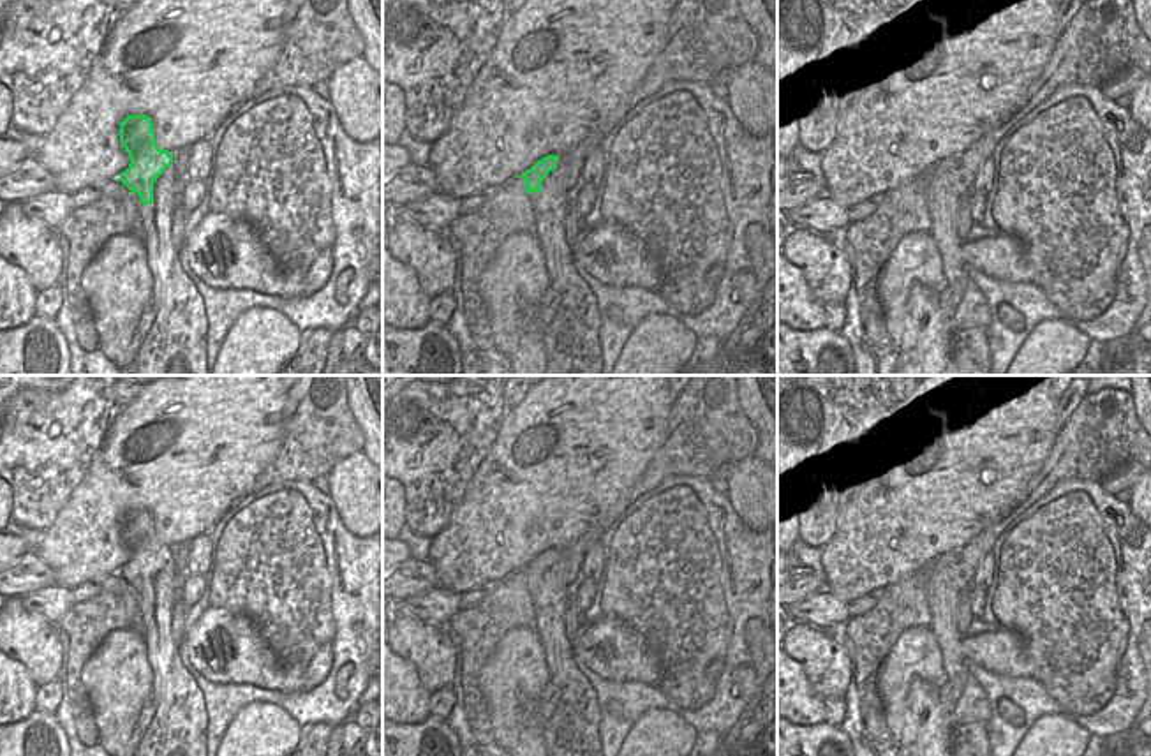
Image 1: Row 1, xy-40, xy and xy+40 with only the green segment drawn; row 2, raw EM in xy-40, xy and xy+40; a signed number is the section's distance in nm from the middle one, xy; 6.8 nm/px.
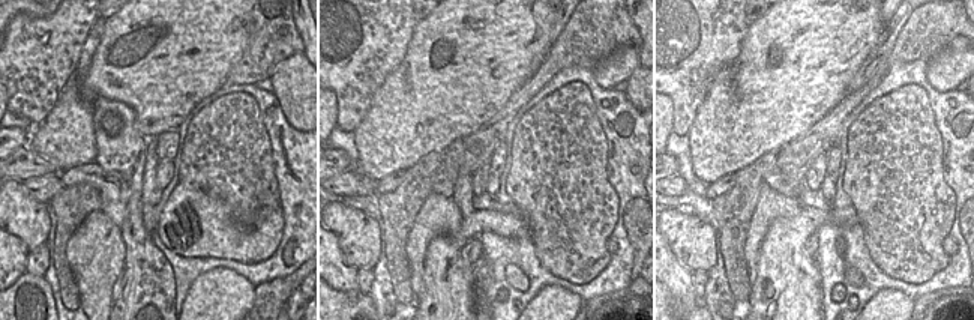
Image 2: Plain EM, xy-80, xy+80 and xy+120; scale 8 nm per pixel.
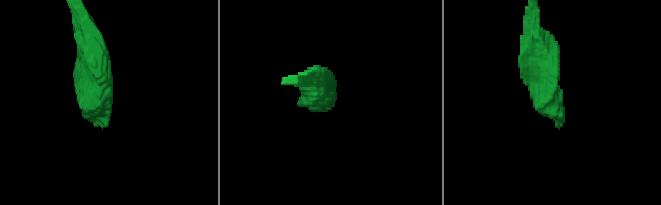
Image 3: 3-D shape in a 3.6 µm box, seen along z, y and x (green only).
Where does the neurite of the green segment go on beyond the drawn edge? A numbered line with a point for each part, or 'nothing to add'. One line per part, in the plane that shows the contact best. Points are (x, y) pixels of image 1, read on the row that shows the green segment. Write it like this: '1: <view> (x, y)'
1: xy-40 (177, 344)

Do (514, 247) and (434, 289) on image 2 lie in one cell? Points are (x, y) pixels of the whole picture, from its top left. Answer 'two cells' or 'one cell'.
two cells

